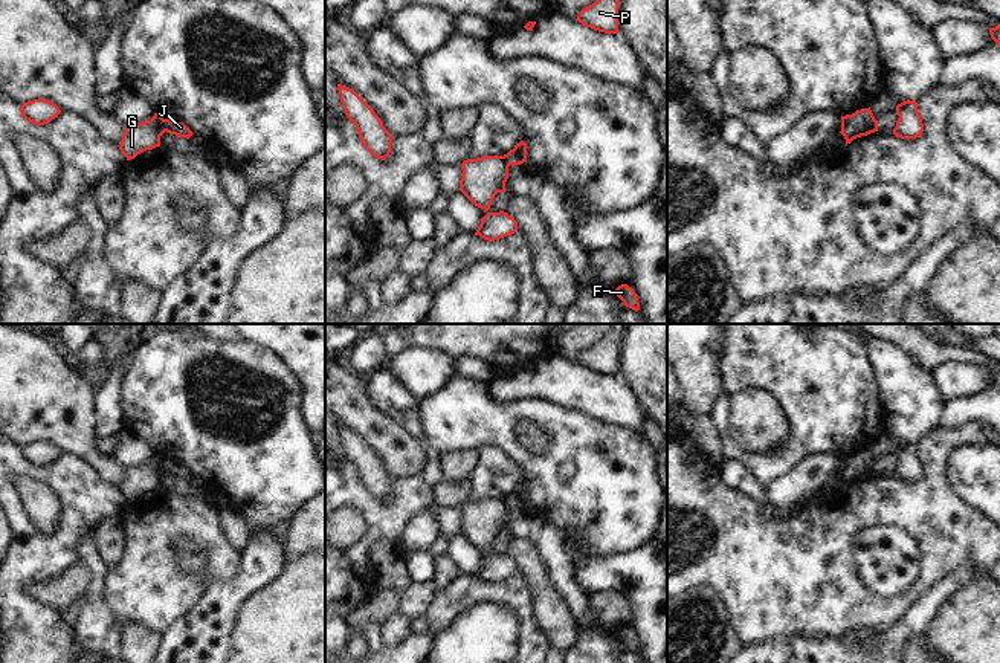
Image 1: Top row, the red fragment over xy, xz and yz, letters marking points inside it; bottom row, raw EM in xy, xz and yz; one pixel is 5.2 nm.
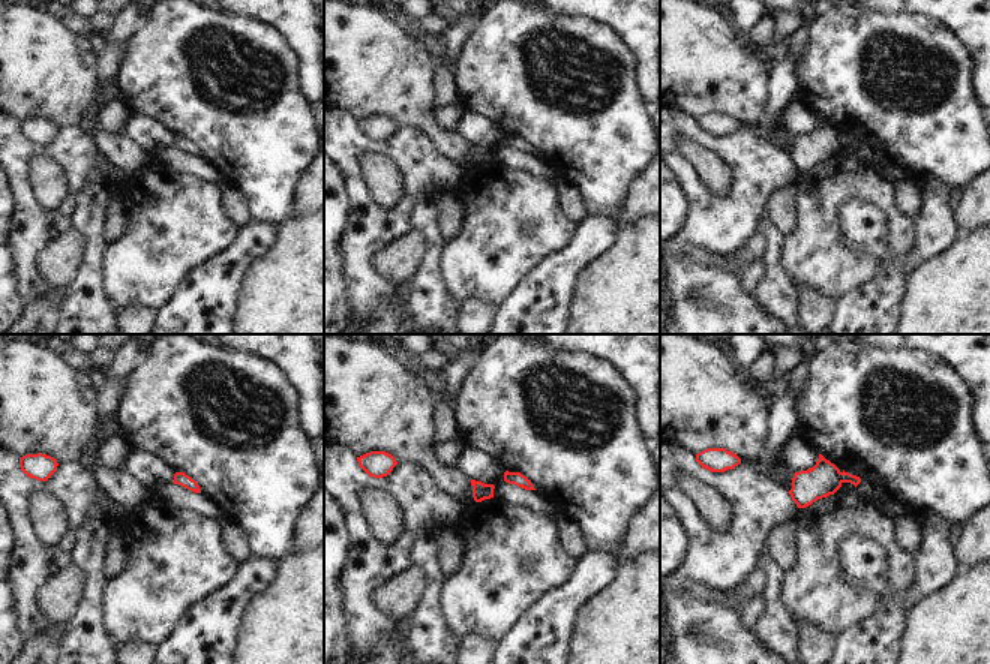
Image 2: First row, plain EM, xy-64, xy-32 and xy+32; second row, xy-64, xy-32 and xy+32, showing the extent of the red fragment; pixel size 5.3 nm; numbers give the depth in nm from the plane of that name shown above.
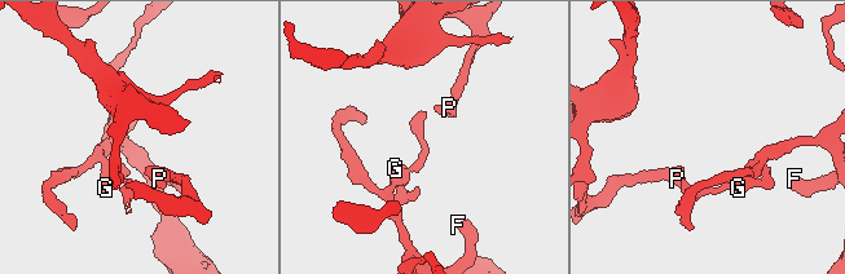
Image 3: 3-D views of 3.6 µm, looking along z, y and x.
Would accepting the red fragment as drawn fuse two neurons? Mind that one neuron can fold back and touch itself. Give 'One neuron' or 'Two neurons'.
Two neurons.

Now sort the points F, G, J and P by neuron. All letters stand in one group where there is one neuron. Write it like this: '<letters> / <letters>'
F G P / J

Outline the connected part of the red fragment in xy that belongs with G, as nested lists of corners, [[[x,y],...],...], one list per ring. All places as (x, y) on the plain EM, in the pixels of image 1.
[[[154,455],[150,463],[125,467],[122,483],[118,489],[127,503],[134,501],[147,492],[160,489],[160,478],[165,475],[162,463],[163,460]]]

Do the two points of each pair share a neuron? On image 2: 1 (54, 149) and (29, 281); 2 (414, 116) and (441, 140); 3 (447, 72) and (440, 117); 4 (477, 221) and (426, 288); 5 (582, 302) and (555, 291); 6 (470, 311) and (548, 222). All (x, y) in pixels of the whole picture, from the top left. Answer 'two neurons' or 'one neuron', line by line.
1: one neuron
2: one neuron
3: two neurons
4: two neurons
5: two neurons
6: two neurons

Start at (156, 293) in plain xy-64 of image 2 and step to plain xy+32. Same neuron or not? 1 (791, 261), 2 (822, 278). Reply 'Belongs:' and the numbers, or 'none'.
Belongs: 1, 2

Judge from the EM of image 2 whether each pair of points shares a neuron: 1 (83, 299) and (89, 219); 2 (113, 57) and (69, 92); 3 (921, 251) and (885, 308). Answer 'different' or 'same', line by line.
1: same
2: different
3: same

